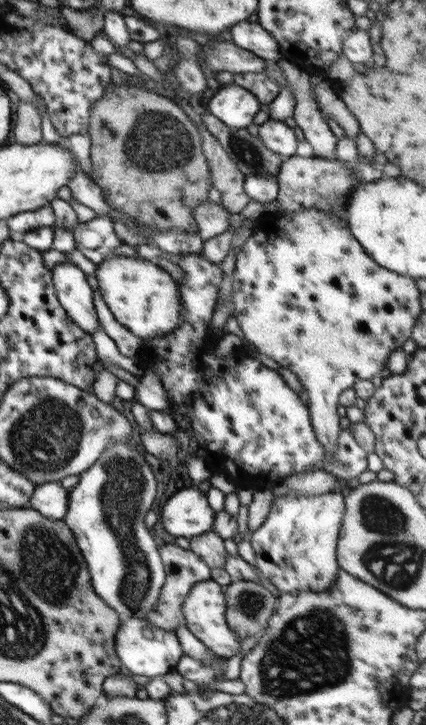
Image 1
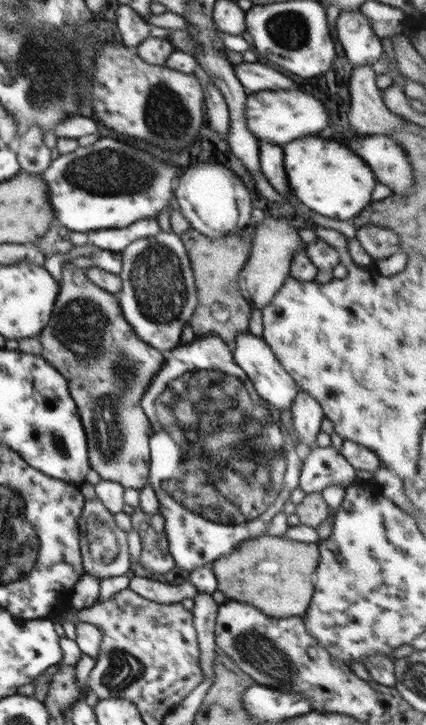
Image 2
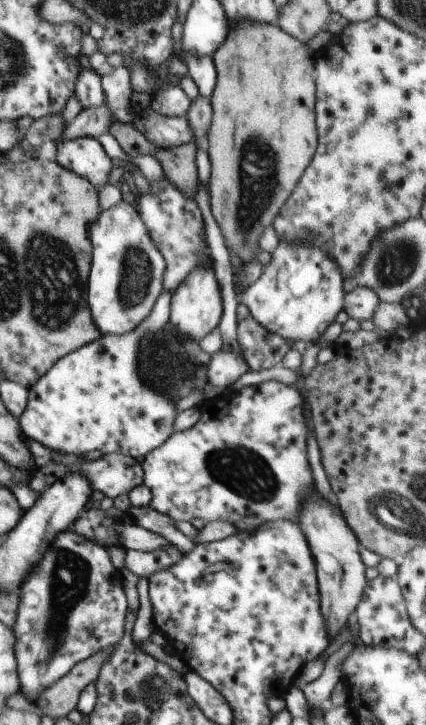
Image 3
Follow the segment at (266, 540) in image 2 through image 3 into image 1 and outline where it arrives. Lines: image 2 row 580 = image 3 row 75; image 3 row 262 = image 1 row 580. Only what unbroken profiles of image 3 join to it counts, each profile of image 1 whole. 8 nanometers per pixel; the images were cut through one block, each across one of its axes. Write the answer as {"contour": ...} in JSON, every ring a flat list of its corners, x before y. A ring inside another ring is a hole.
{"contour":[[240,580,224,588,228,626,241,639,260,636,276,608,277,598,261,582]]}

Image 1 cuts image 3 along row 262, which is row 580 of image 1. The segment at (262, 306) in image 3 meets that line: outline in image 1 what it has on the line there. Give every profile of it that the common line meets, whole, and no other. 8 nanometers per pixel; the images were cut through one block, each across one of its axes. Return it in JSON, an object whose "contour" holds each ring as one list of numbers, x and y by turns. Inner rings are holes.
{"contour":[[295,492,275,495,269,515,252,533,251,548,258,570,280,593,320,593,335,584,339,573,337,542,345,509,345,492,316,496]]}

